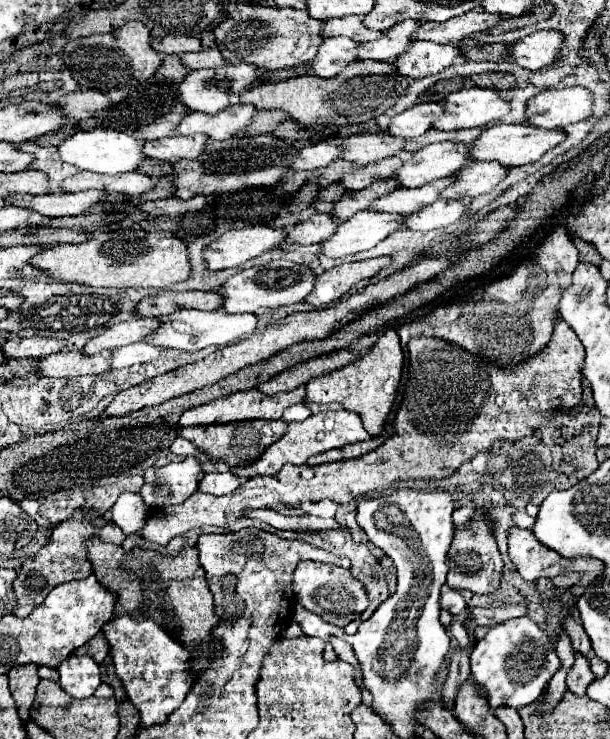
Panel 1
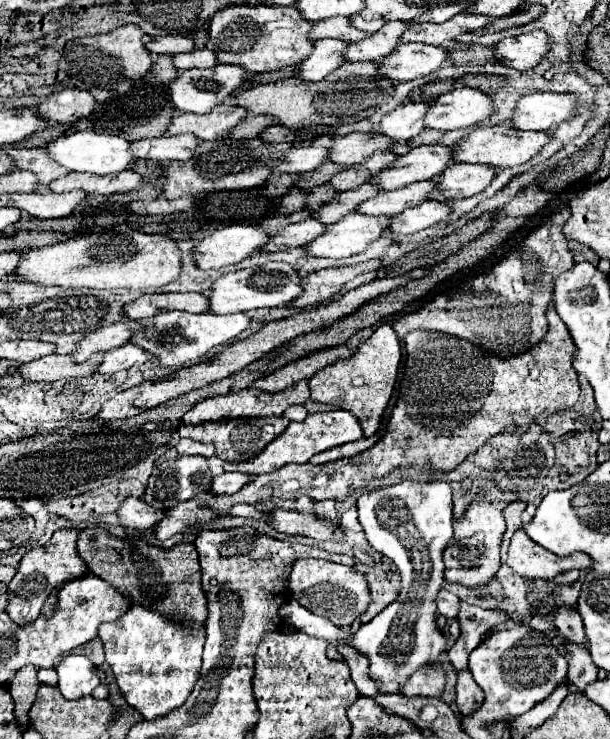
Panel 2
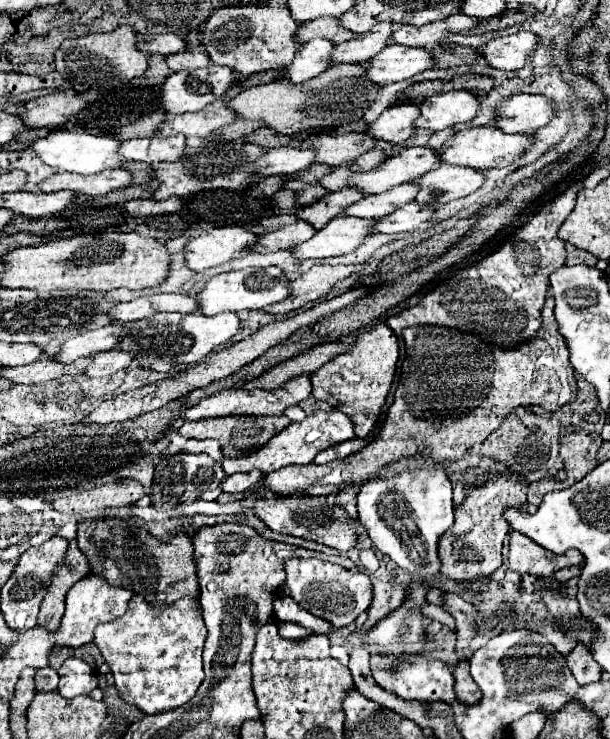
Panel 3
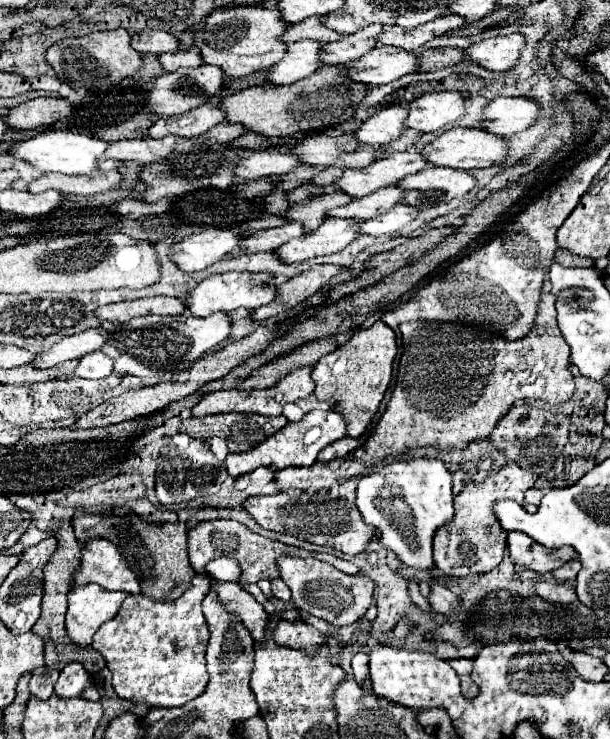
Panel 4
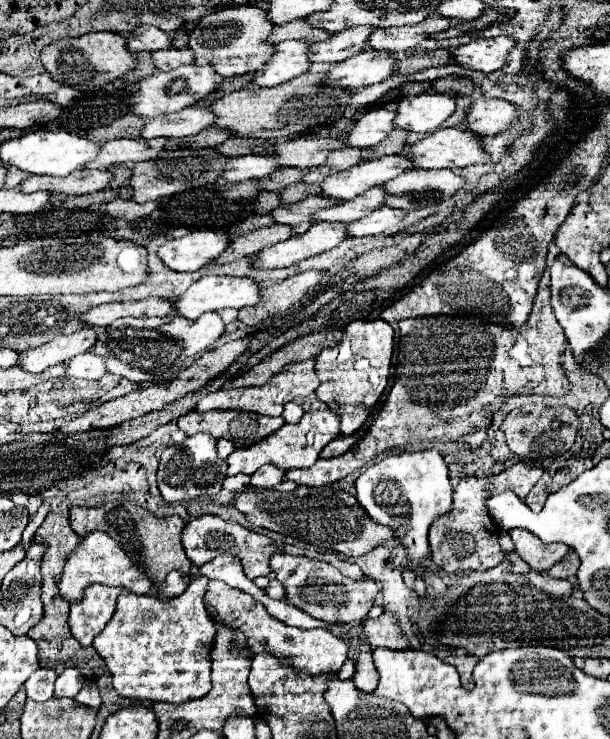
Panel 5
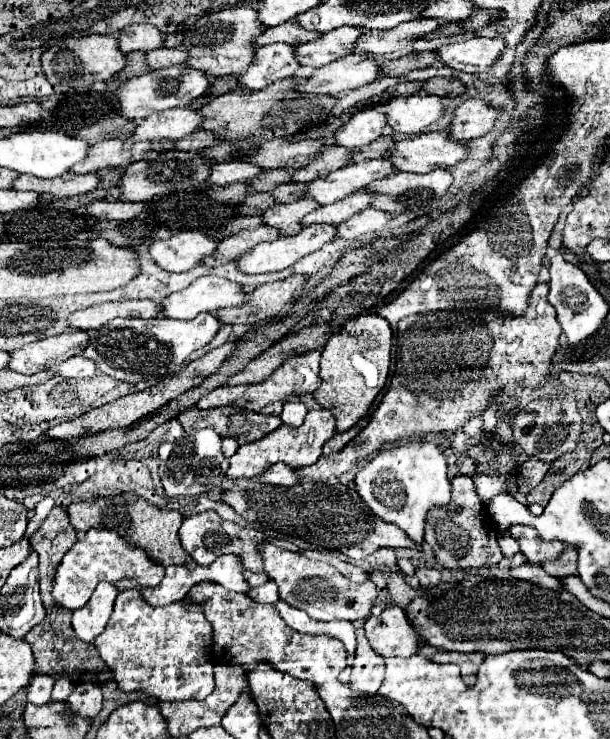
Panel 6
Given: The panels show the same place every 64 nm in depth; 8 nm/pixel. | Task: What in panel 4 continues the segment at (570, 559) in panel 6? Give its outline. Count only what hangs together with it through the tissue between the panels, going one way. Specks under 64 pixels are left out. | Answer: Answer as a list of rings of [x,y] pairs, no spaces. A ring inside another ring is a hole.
[[[572,560],[572,562],[568,562],[568,564],[564,564],[562,568],[558,568],[558,570],[554,570],[552,574],[554,574],[554,578],[556,578],[558,582],[566,582],[566,580],[574,580],[574,578],[578,576],[578,572],[580,572],[580,568],[582,568],[582,564],[580,564],[580,560]]]

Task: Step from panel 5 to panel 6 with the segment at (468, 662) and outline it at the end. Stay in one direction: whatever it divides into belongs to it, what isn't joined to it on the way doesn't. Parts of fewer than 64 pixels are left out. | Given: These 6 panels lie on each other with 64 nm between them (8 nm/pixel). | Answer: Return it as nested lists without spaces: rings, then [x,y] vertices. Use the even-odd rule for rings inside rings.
[[[438,651],[435,653],[430,660],[436,663],[453,663],[460,666],[462,670],[462,678],[468,686],[472,686],[476,682],[476,670],[478,666],[482,664],[484,656],[482,654],[463,654],[452,651]]]

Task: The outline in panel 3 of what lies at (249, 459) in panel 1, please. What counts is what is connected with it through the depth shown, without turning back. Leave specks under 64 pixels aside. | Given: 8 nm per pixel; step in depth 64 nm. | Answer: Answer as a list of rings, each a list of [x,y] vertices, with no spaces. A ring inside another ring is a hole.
[[[232,416],[232,418],[212,418],[212,420],[200,420],[200,422],[184,422],[184,426],[178,430],[186,438],[206,440],[216,438],[222,444],[222,452],[226,458],[238,458],[238,456],[250,456],[258,452],[270,438],[274,438],[278,432],[282,432],[290,424],[288,418],[248,418],[248,416]]]

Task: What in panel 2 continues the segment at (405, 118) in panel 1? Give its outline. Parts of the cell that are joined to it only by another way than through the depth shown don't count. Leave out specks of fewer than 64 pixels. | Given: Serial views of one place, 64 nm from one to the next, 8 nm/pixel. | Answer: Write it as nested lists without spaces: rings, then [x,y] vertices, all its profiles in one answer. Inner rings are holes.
[[[410,102],[404,104],[400,108],[396,108],[394,112],[390,112],[382,124],[380,124],[380,132],[390,136],[392,140],[412,140],[414,136],[418,136],[424,130],[424,116],[426,110],[430,106],[424,102]]]

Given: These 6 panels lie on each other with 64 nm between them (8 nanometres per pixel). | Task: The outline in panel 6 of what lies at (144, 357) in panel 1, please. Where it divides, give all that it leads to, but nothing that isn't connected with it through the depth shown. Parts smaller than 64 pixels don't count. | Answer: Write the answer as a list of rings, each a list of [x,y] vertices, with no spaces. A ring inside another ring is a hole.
[[[78,354],[72,360],[66,360],[62,364],[55,367],[55,376],[61,376],[66,380],[78,380],[83,378],[94,378],[100,374],[100,370],[96,368],[96,364],[92,364],[92,360],[88,360],[86,356]]]

